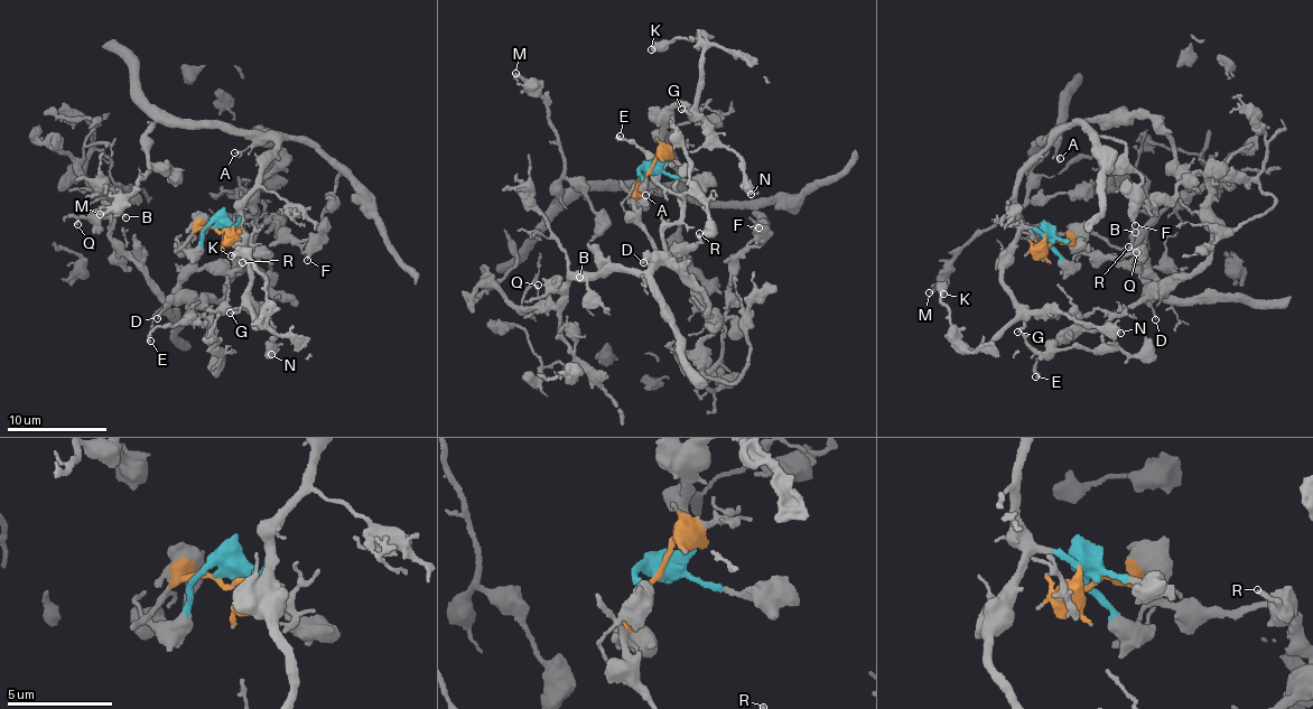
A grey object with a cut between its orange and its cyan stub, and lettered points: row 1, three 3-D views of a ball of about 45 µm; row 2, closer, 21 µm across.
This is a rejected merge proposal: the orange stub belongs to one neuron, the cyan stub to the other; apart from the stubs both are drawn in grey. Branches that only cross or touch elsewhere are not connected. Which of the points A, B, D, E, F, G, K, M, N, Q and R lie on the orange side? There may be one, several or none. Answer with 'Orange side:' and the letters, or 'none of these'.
Orange side: B, D, E, Q, R

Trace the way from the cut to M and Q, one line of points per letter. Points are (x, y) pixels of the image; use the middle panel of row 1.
M: (650, 171), (664, 155), (661, 136), (677, 179), (573, 184), (559, 194), (566, 164), (543, 101), (514, 72)
Q: (650, 170), (635, 192), (634, 221), (648, 235), (658, 259), (648, 271), (571, 277), (539, 297), (537, 285)

